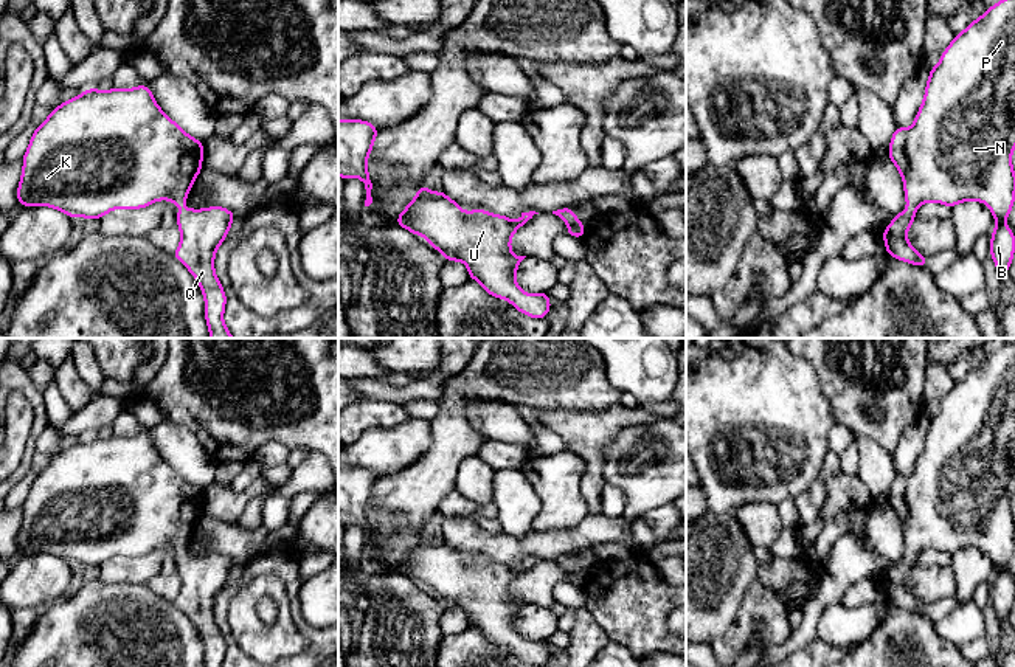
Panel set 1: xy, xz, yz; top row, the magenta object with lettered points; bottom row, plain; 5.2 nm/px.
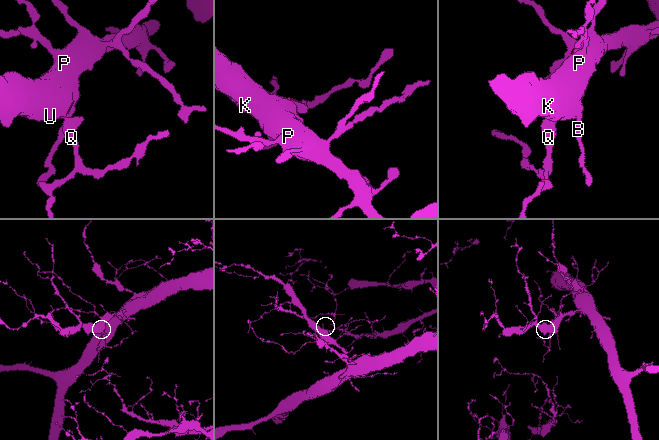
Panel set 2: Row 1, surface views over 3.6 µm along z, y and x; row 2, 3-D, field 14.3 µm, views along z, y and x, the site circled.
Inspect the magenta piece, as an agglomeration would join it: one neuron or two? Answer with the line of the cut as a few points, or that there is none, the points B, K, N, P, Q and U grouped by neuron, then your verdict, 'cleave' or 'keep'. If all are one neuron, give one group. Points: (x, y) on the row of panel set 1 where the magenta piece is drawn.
cut none; groups B K N P Q U; keep

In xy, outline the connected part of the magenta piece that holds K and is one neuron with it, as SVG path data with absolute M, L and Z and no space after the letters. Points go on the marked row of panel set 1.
M147 85L135 88L110 88L107 92L88 88L76 98L62 102L50 116L34 130L29 146L23 155L23 171L17 189L17 200L25 208L45 205L61 209L68 217L101 219L112 209L140 209L157 200L171 200L180 209L177 211L177 226L182 239L172 254L197 279L205 296L205 320L210 327L210 338L234 338L223 324L223 309L227 295L214 273L214 254L225 240L234 213L222 206L205 209L188 209L186 195L202 171L203 141L194 140L177 123L174 123L155 102Z

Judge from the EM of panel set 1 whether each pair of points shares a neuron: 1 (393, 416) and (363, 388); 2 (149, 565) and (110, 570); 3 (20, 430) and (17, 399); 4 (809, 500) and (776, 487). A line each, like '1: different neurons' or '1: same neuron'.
1: different neurons
2: same neuron
3: same neuron
4: different neurons

